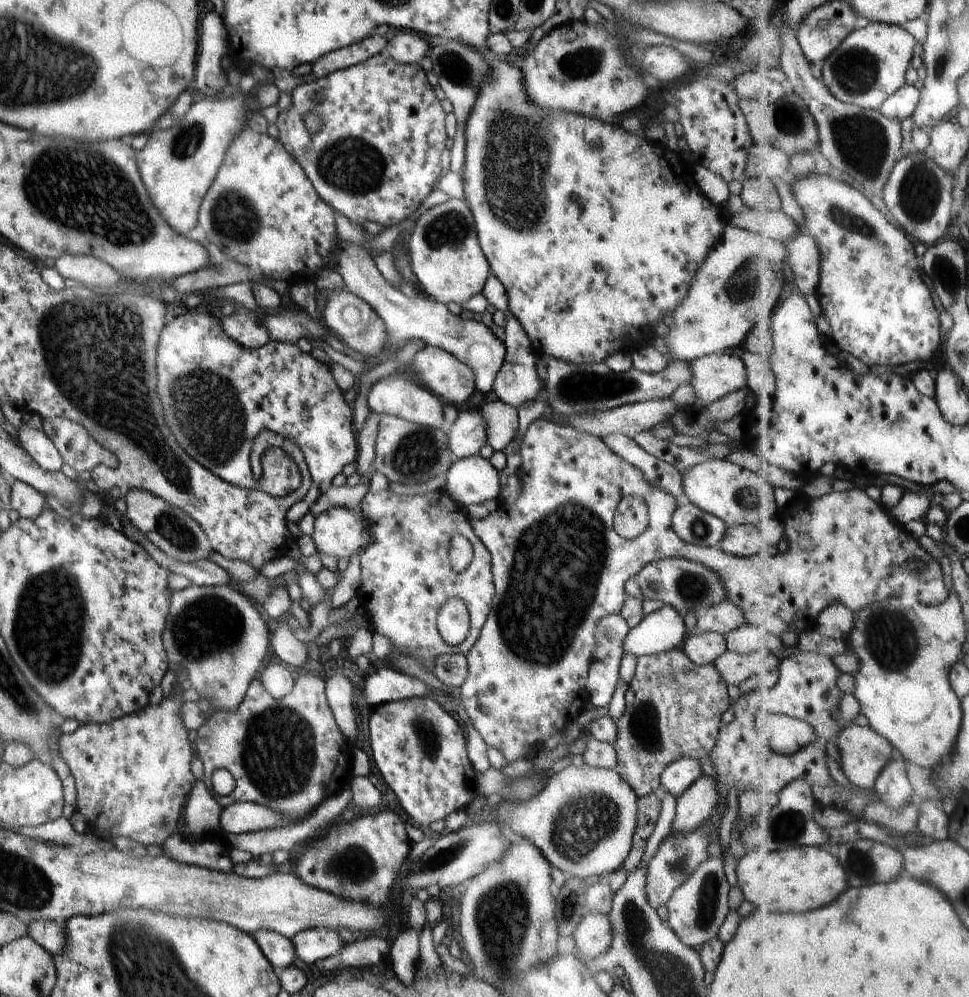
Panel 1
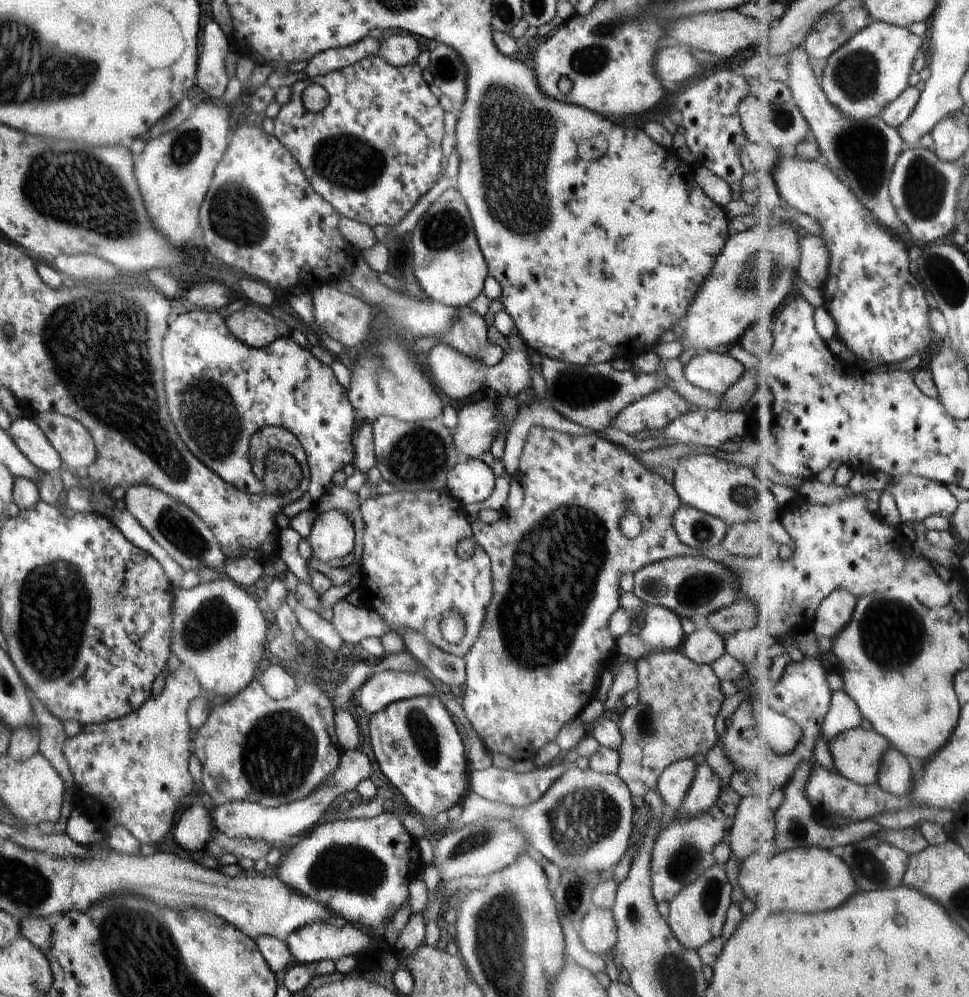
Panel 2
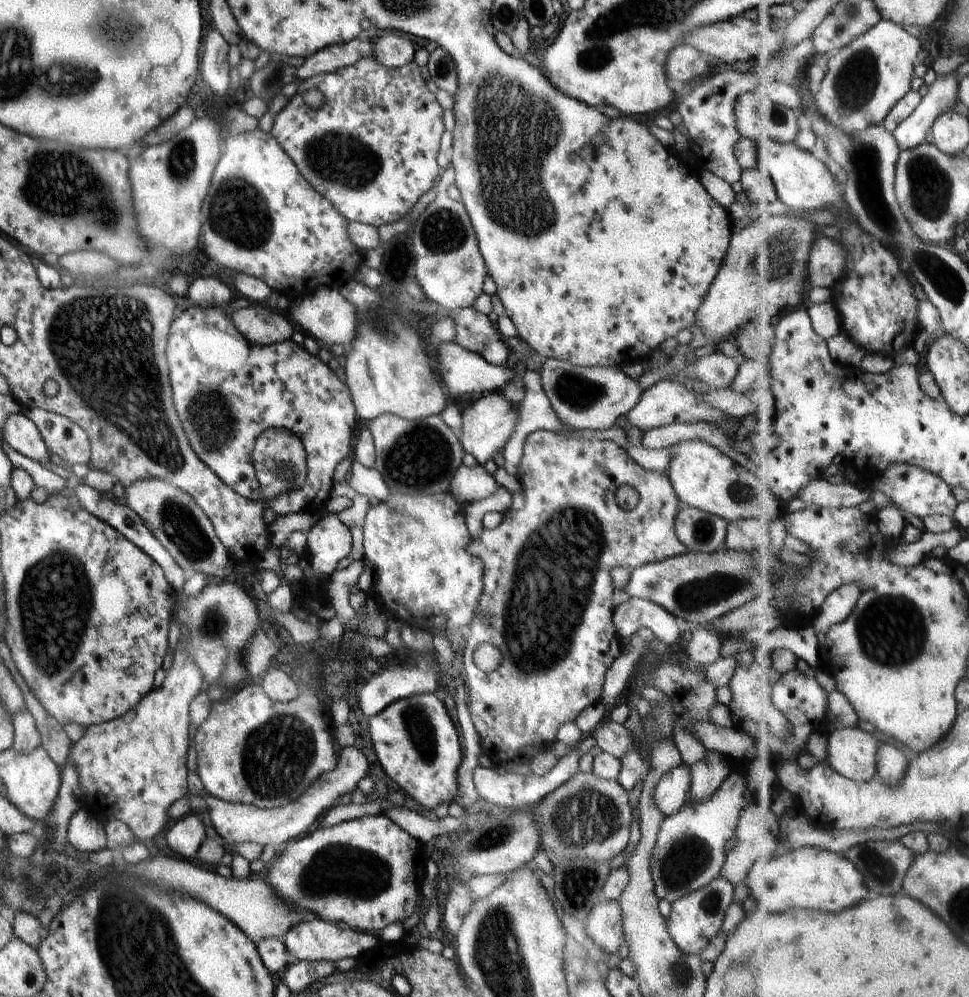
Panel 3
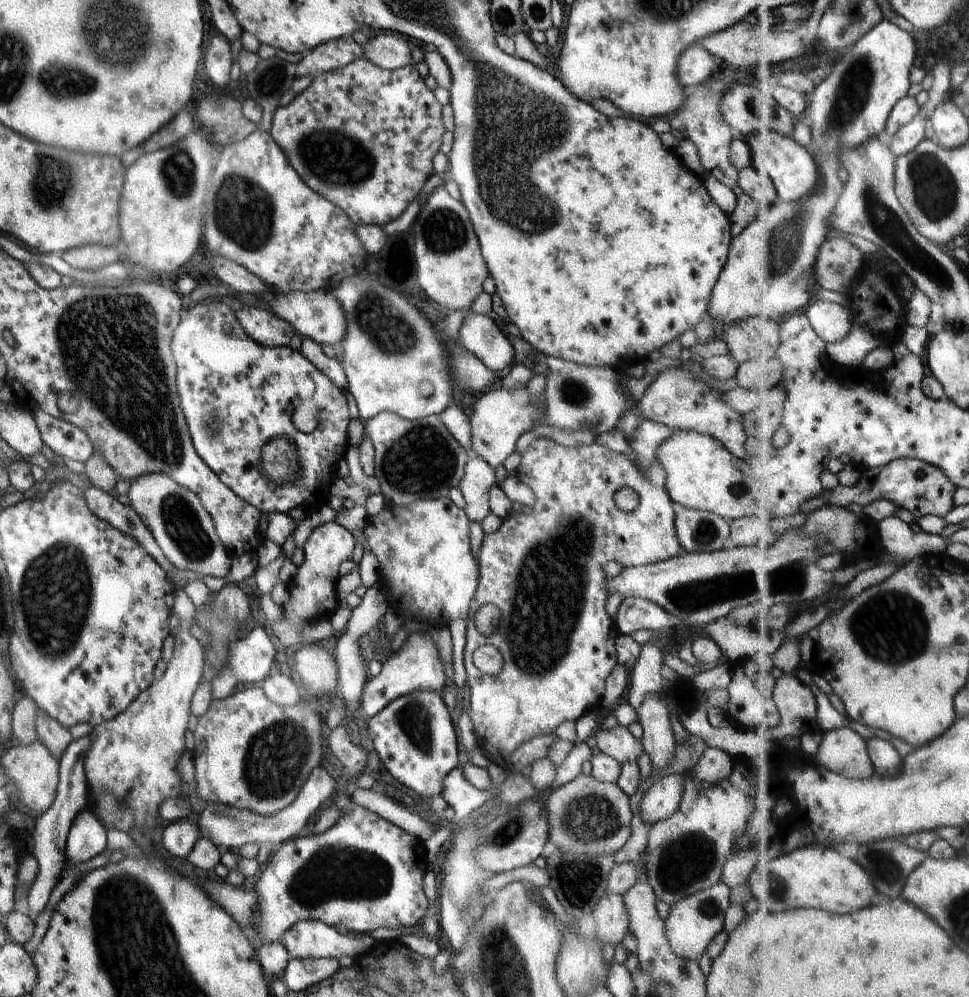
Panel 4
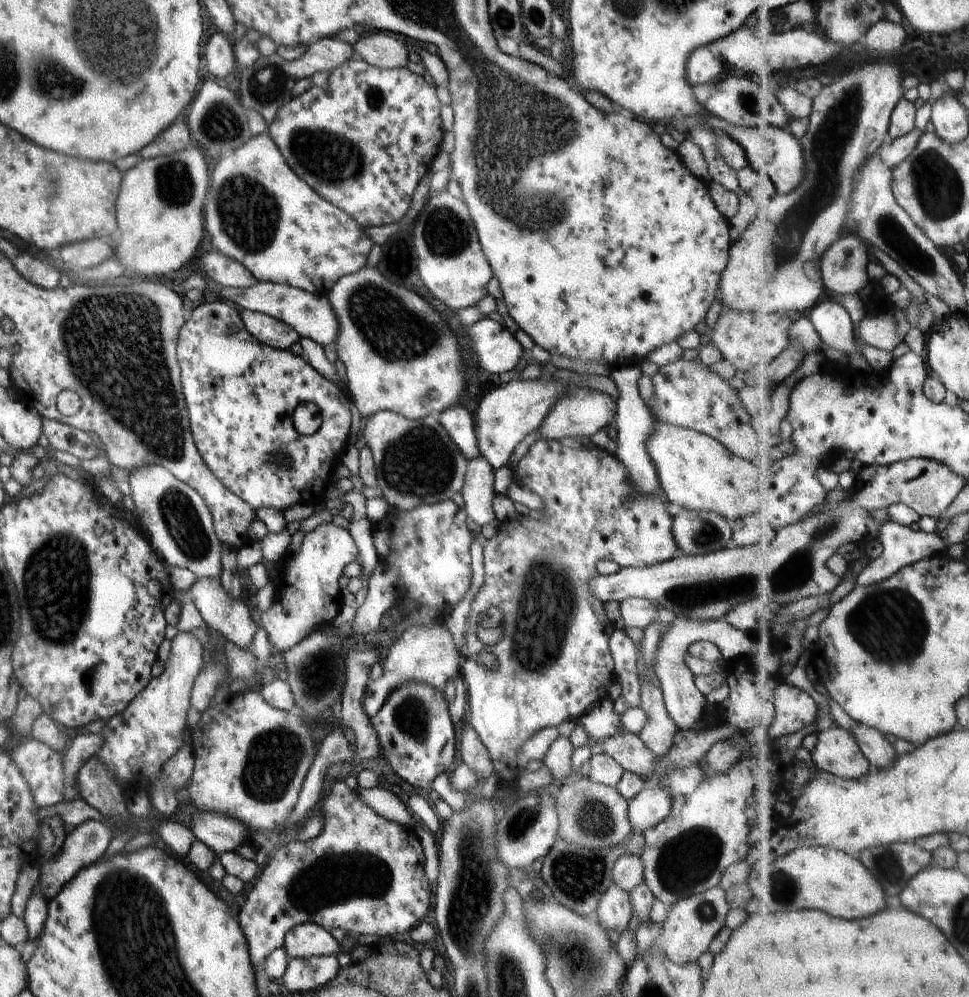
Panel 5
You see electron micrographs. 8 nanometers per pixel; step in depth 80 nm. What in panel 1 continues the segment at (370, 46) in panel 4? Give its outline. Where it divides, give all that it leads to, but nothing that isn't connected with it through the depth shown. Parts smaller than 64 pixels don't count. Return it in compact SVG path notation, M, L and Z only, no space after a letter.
M400 32L387 42L384 54L401 65L419 63L430 50L426 37L418 33Z

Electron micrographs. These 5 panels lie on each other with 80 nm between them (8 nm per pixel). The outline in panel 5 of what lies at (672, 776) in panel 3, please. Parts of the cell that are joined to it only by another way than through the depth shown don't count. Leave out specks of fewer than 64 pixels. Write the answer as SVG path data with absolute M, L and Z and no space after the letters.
M658 784L642 789L628 801L627 817L634 831L643 833L662 822L671 809L671 796Z

